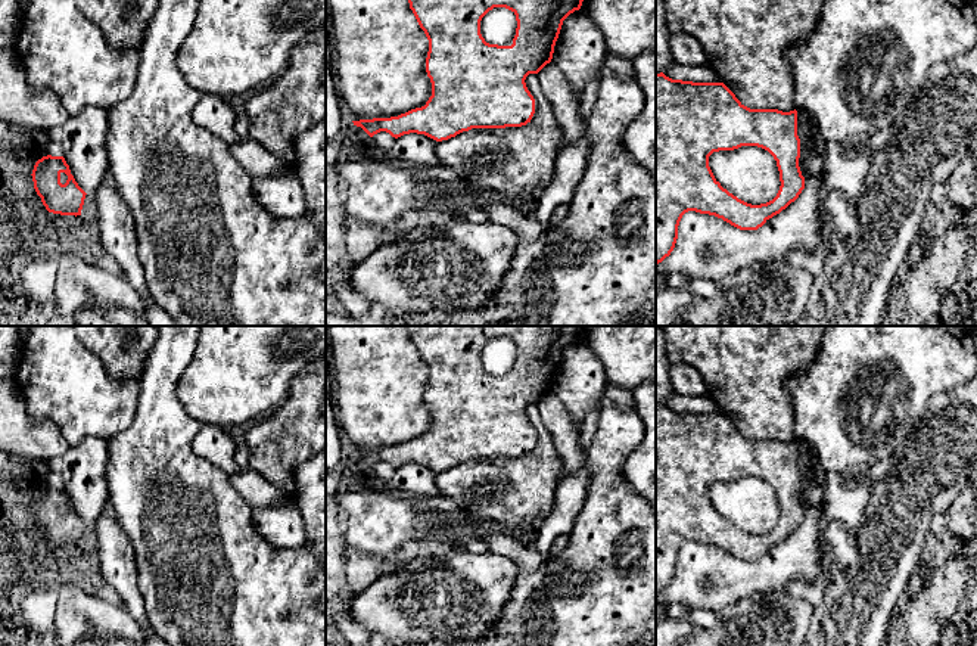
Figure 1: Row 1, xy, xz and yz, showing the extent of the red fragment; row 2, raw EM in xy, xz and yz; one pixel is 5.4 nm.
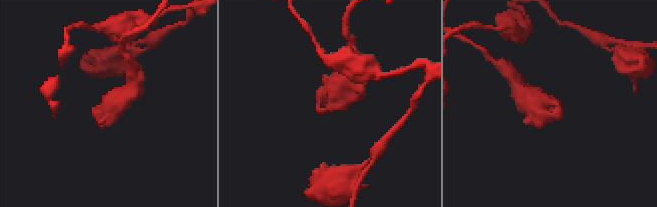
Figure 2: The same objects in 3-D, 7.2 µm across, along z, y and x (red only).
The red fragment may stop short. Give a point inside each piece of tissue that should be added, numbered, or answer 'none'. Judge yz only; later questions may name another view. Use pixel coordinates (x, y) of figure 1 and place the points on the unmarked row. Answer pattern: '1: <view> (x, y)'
none

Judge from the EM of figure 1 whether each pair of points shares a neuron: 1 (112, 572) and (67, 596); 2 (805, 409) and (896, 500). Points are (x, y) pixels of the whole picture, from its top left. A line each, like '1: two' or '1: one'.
1: one
2: two

